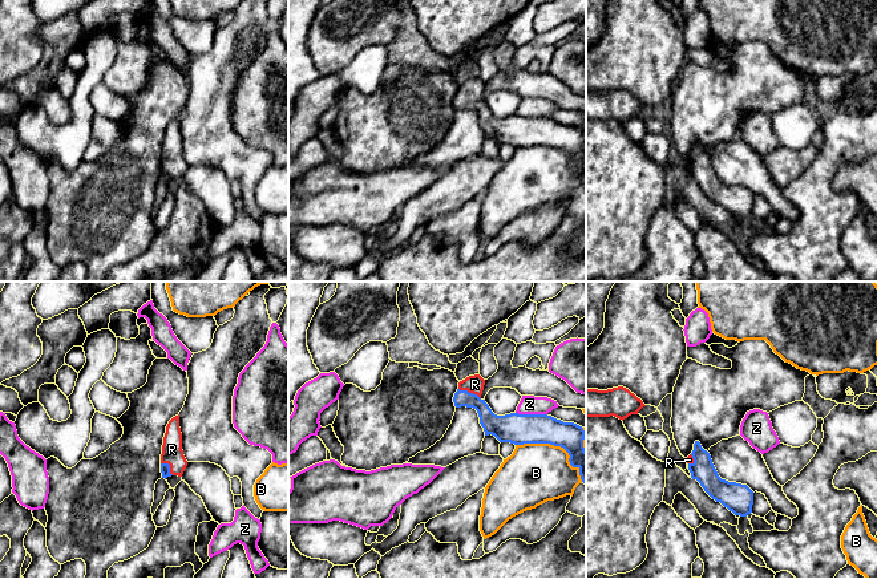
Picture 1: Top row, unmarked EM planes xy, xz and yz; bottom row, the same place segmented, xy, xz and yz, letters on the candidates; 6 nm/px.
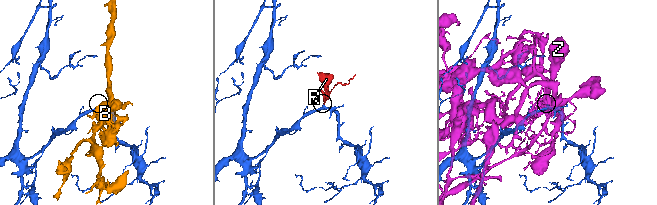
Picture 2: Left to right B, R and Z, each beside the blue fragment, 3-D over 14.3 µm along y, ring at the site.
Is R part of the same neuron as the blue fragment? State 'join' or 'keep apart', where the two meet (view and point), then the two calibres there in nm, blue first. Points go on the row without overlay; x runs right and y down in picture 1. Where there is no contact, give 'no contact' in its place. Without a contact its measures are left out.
join | xz (468, 94) | 120/110 nm

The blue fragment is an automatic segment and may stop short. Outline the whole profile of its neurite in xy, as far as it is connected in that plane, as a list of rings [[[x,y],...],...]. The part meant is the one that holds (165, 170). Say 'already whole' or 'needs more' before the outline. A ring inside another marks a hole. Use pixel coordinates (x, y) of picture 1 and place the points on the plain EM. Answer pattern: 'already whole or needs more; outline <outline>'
needs more; outline [[[179,117],[173,120],[163,139],[162,157],[161,157],[161,175],[162,181],[171,178],[182,179],[187,163],[182,153],[182,135],[179,130]]]

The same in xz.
needs more; outline [[[480,77],[469,78],[458,85],[453,105],[456,110],[466,109],[477,113],[485,138],[494,138],[500,145],[514,147],[550,146],[563,150],[573,170],[579,171],[586,187],[585,133],[574,125],[563,125],[547,117],[510,116],[497,118],[481,101],[485,82]]]

